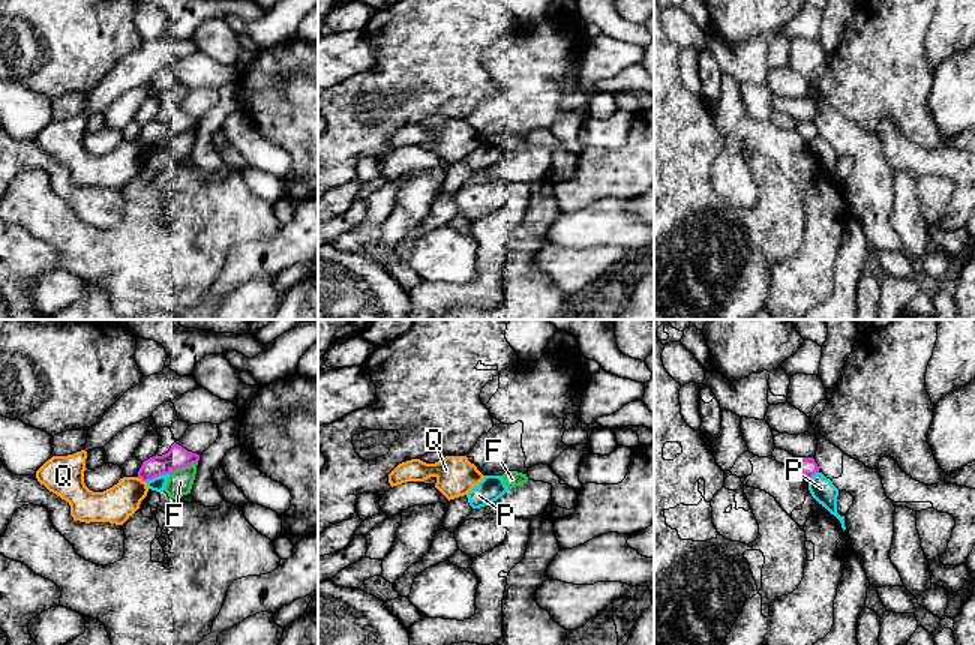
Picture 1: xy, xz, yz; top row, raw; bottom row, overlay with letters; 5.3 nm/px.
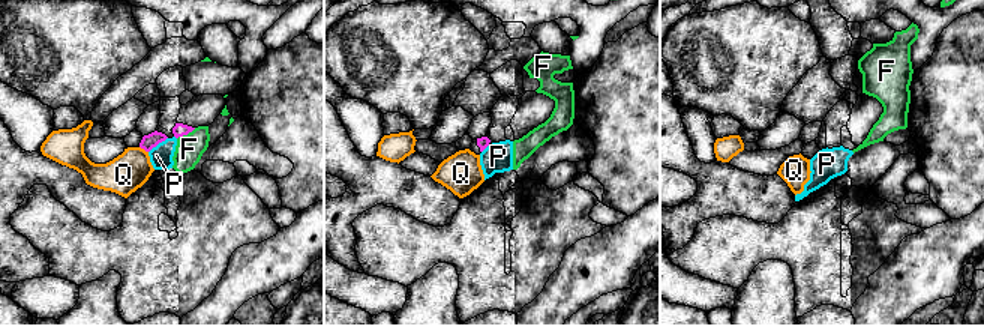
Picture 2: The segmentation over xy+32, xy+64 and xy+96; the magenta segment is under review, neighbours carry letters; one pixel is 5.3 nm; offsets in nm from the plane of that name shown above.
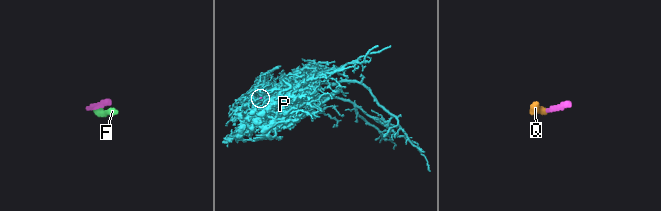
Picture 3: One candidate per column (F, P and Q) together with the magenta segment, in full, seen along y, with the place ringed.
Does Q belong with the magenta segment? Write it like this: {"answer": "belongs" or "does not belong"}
{"answer": "does not belong"}

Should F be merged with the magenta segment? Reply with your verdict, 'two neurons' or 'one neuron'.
two neurons

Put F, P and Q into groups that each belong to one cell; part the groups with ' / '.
F P / Q

